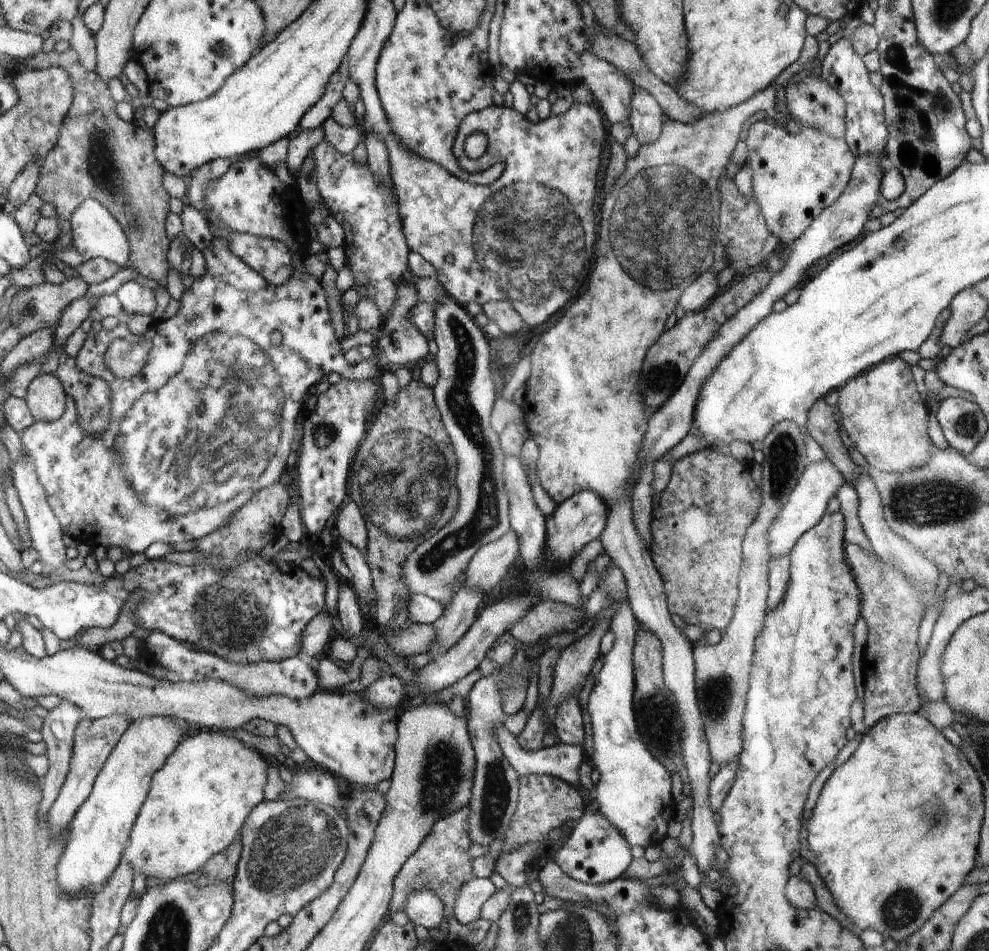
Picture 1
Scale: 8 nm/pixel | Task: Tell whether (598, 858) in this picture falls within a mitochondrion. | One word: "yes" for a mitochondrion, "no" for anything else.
no

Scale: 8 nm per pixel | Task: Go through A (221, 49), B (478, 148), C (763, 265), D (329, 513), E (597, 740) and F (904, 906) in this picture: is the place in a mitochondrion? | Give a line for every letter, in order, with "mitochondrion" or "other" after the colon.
A: mitochondrion
B: mitochondrion
C: other
D: other
E: other
F: mitochondrion

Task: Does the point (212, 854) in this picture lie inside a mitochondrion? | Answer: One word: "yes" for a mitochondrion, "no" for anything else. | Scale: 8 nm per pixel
no

